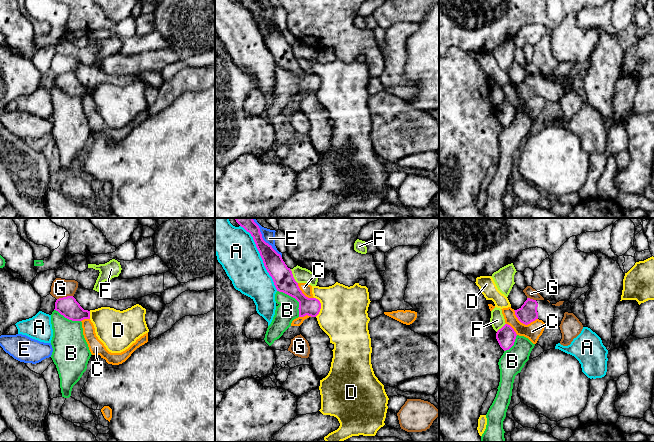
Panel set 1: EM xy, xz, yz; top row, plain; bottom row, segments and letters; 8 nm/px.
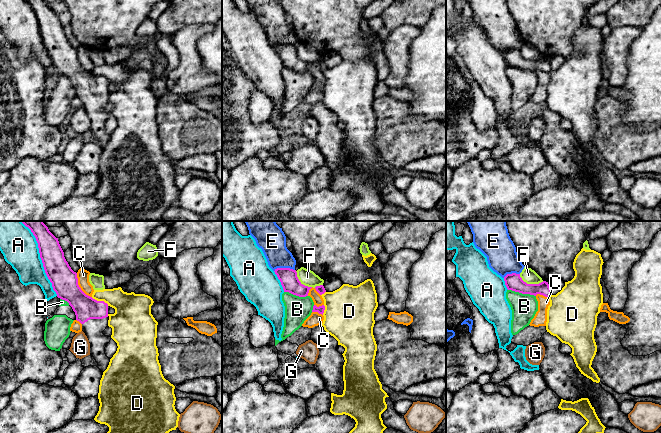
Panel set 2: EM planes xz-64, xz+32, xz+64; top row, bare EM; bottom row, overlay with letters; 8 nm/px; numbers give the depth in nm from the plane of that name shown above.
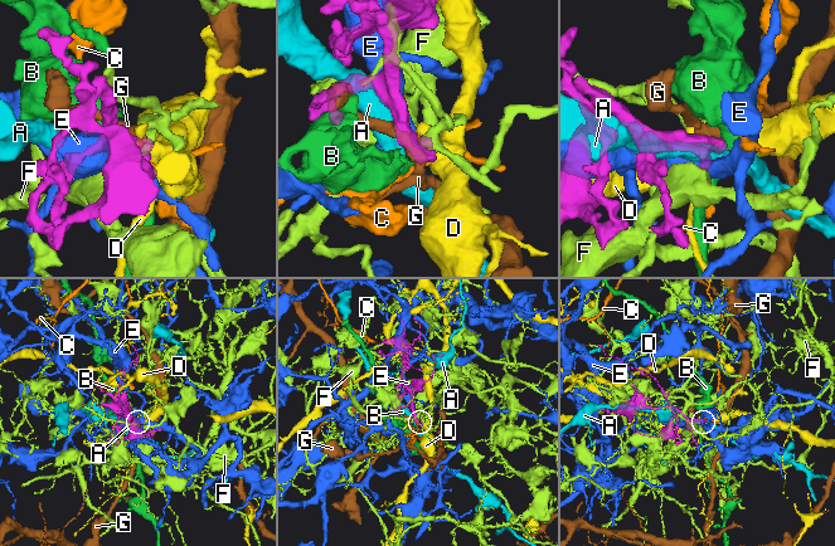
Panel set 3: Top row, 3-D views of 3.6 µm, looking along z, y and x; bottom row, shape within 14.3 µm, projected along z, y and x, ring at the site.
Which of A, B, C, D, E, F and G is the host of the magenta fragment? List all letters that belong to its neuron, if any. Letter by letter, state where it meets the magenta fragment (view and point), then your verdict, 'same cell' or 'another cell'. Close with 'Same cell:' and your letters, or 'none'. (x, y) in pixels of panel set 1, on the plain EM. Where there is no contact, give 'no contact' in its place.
A: contact xz (261, 33); another cell
B: contact xz (295, 74); another cell
C: contact yz (523, 99); another cell
D: contact xz (320, 82); another cell
E: contact xz (264, 17); another cell
F: contact xz (292, 52); another cell
G: contact xy (64, 73); another cell
Same cell: none

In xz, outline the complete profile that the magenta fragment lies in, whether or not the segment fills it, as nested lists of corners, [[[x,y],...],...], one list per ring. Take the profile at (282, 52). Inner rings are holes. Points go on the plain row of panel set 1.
[[[239,0],[251,10],[263,36],[264,42],[272,53],[279,68],[283,68],[299,78],[299,93],[309,93],[300,101],[301,111],[310,122],[310,142],[320,156],[325,154],[331,143],[333,127],[328,123],[329,112],[320,104],[316,92],[321,85],[321,79],[316,74],[306,73],[295,57],[292,47],[287,43],[280,30],[266,19],[257,0]]]

